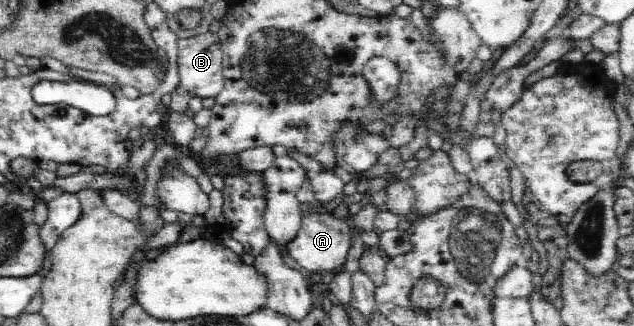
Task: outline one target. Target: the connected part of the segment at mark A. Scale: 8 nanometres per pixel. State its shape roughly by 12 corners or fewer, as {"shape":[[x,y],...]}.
{"shape":[[307,213],[283,247],[303,269],[331,275],[351,247],[347,221]]}

